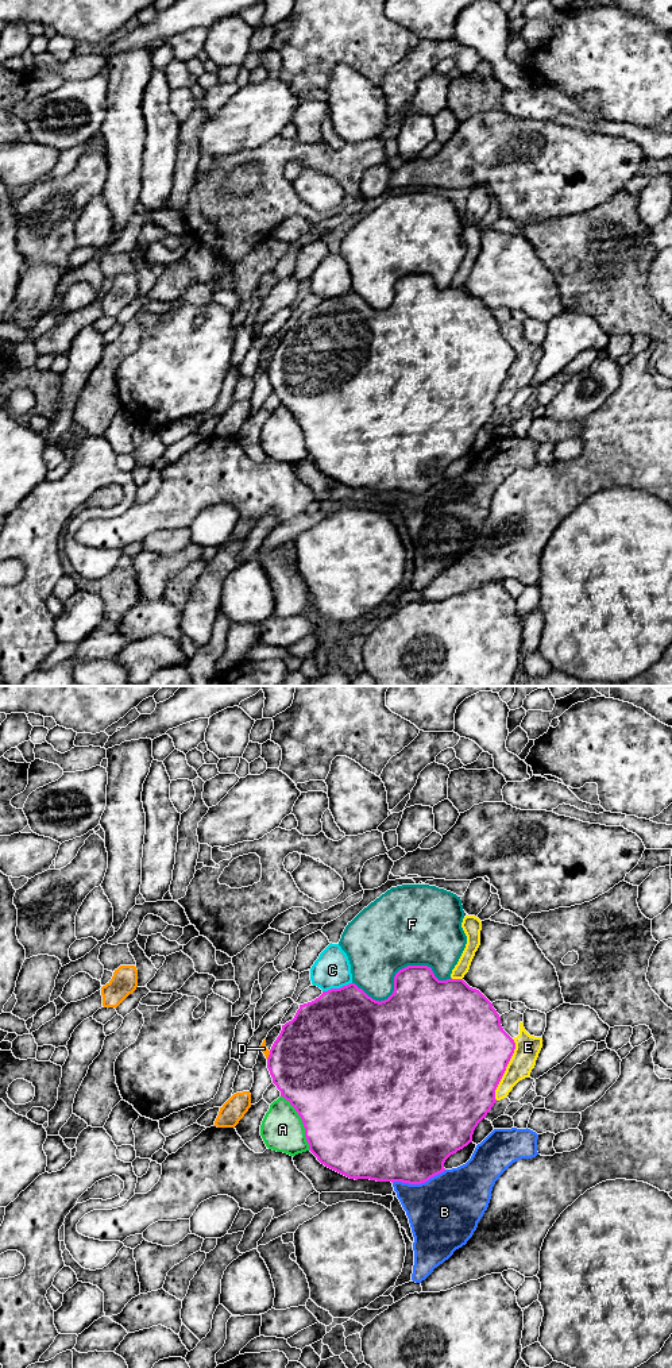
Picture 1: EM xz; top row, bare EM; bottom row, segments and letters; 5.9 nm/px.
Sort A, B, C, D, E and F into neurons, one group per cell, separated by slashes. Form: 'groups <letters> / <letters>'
groups A / B / C F / D / E

